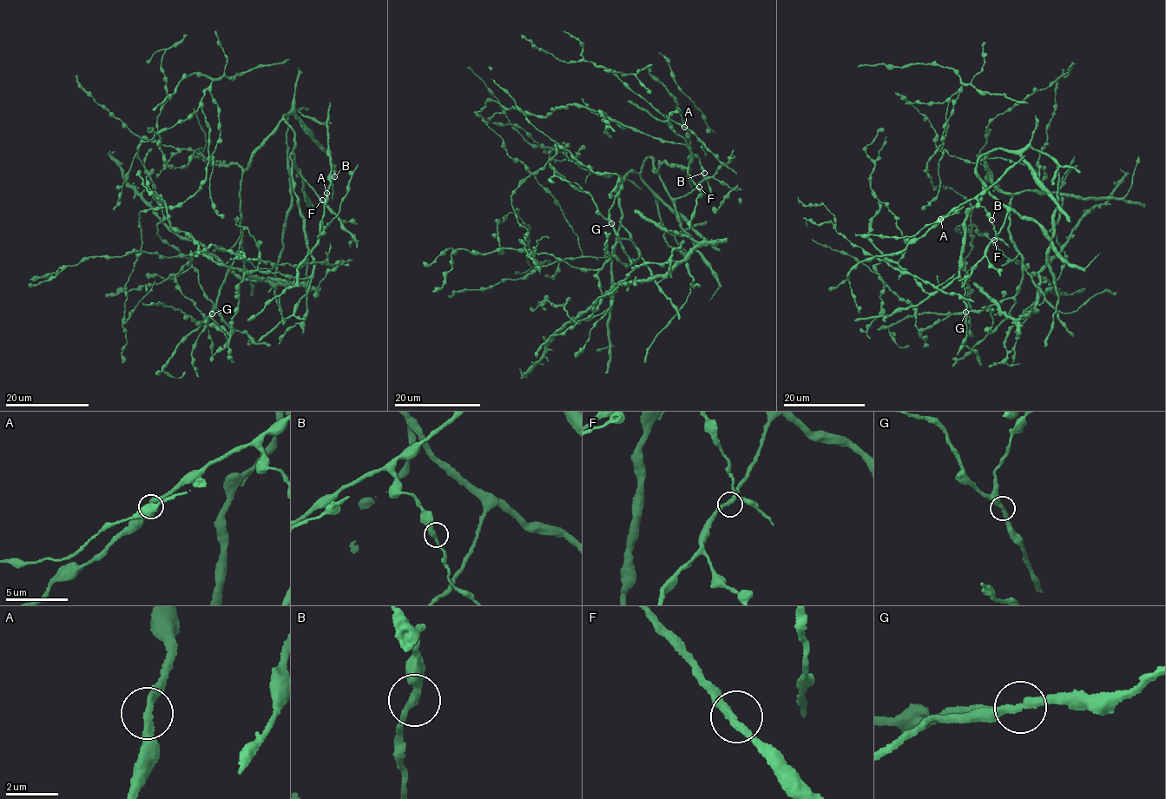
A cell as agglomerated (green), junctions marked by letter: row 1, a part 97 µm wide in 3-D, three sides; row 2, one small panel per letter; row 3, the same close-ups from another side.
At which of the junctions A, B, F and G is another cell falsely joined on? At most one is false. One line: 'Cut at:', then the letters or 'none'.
Cut at: none

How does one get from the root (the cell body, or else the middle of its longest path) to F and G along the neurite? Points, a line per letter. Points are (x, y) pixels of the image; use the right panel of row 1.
F: (1001, 157), (1032, 167), (1043, 192), (1004, 193), (992, 150), (981, 154), (976, 176), (1007, 210), (994, 240)
G: (1001, 157), (1032, 167), (1043, 192), (1021, 191), (1011, 199), (1009, 234), (1022, 258), (1020, 291), (965, 312)

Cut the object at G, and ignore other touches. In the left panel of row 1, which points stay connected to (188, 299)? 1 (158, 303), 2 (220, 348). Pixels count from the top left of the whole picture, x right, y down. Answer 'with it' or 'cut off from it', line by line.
1: cut off from it
2: cut off from it

